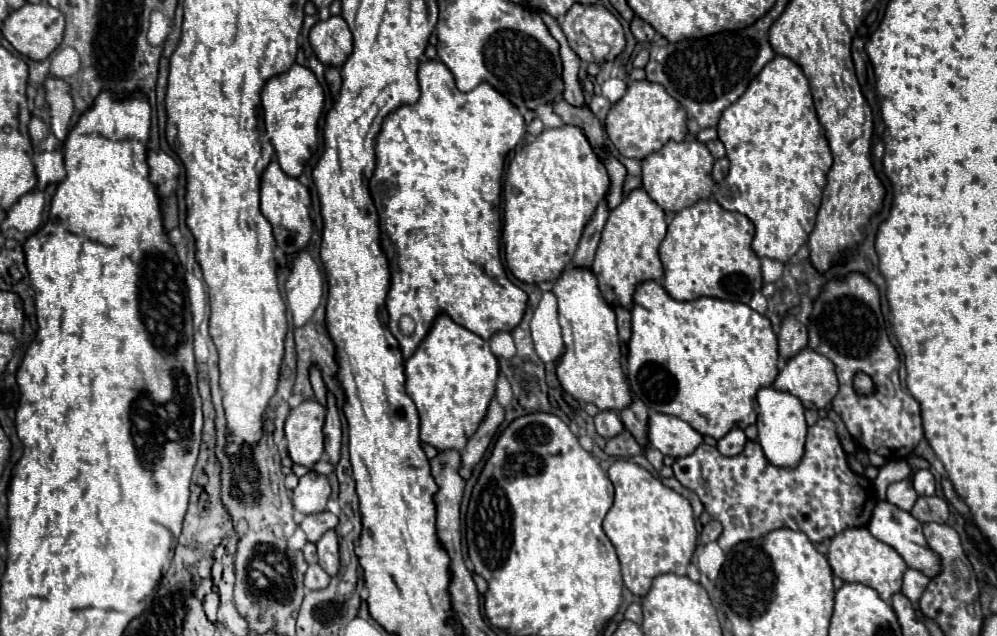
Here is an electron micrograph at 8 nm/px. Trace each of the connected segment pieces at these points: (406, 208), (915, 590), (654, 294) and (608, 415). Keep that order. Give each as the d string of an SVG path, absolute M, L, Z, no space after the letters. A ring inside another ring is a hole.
M426 59L420 63L418 67L418 81L420 81L420 99L414 105L402 105L398 109L394 109L382 123L378 141L376 141L376 171L370 179L370 195L374 199L374 205L378 207L378 215L380 215L380 243L382 249L388 257L388 269L390 269L390 291L386 295L386 309L390 313L390 331L392 335L398 339L400 343L400 351L404 361L408 359L408 355L412 355L412 351L416 351L416 347L420 345L420 339L424 339L424 335L428 333L428 327L434 323L434 319L440 313L450 315L458 325L470 329L472 333L480 335L482 339L490 339L494 333L498 331L512 331L512 327L516 327L524 315L526 309L526 299L528 295L516 287L502 265L500 259L500 231L502 231L502 221L500 221L500 195L502 195L502 173L504 173L504 163L506 163L506 155L508 151L512 151L512 147L516 147L524 133L526 133L526 121L520 115L520 111L502 95L498 93L490 83L480 83L476 89L462 93L456 89L454 85L454 75L450 73L450 69L438 61L438 59ZM402 315L410 315L416 321L416 331L412 335L402 335L398 329L398 321Z
M908 569L904 573L904 585L902 585L902 595L906 595L914 605L920 601L924 589L928 587L930 579L926 575L922 575L916 569Z
M644 281L636 287L634 293L634 303L632 303L632 337L628 341L628 383L632 393L652 411L662 411L666 415L674 415L684 419L692 429L696 429L700 435L710 435L714 439L724 437L732 427L740 427L746 429L748 425L752 425L756 421L758 415L758 407L756 407L756 391L760 387L770 387L778 375L778 341L776 335L772 331L770 321L756 313L754 309L750 309L744 303L736 303L736 301L726 301L726 299L716 299L716 297L698 297L694 301L676 301L672 299L666 289L658 283L658 281Z
M600 411L594 417L594 425L596 425L598 435L602 435L604 439L610 439L610 437L618 435L624 429L624 425L620 423L618 413L614 413L614 411Z

